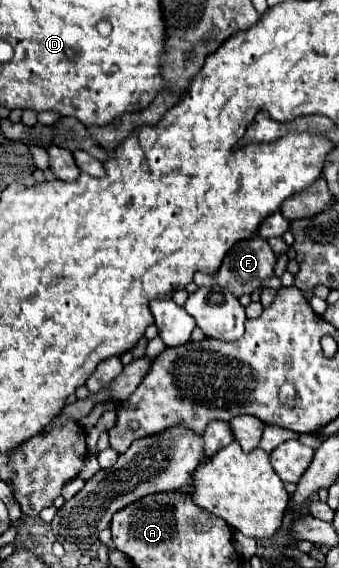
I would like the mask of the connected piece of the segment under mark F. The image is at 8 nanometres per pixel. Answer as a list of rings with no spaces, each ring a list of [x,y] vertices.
[[[254,235],[254,237],[250,237],[250,239],[238,241],[238,243],[228,251],[228,255],[224,257],[220,269],[218,269],[214,275],[196,273],[196,275],[194,275],[194,283],[196,283],[198,287],[202,287],[202,285],[220,285],[220,287],[226,287],[228,291],[232,291],[232,295],[242,297],[242,295],[250,295],[254,289],[262,287],[262,281],[274,275],[274,265],[276,265],[276,255],[274,255],[274,251],[270,249],[268,241],[266,241],[264,237],[260,237],[260,235]]]

